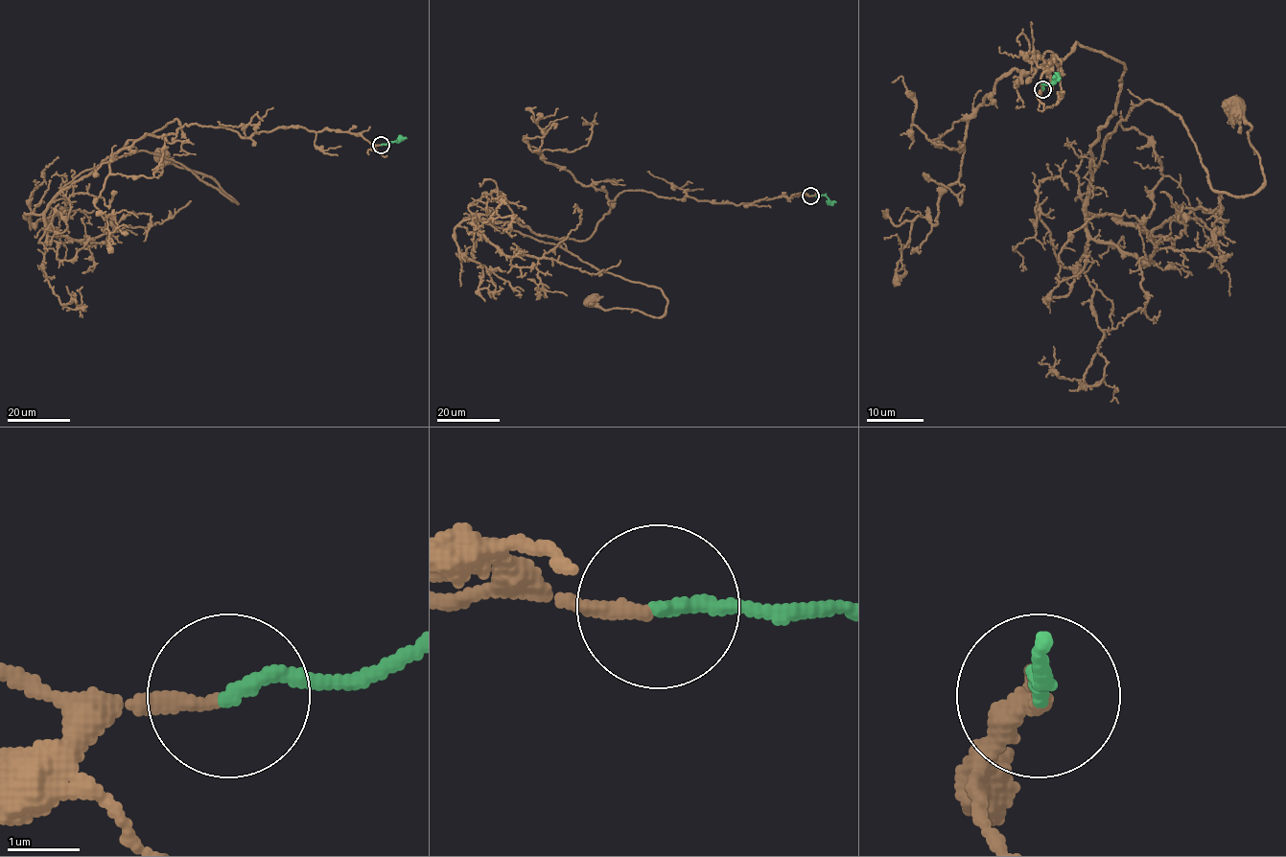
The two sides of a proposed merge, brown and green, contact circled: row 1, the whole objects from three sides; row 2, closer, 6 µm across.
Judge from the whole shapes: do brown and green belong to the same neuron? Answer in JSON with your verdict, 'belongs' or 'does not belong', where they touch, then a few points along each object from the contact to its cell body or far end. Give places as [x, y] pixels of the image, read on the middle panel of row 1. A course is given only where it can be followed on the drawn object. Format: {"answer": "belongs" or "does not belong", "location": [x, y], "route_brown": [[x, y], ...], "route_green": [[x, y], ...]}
{"answer": "belongs", "location": [810, 196], "route_brown": [[810, 196], [737, 205], [623, 191], [582, 241], [491, 222], [658, 287], [667, 304], [655, 317], [590, 299]], "route_green": [[810, 196], [824, 196], [836, 202]]}

